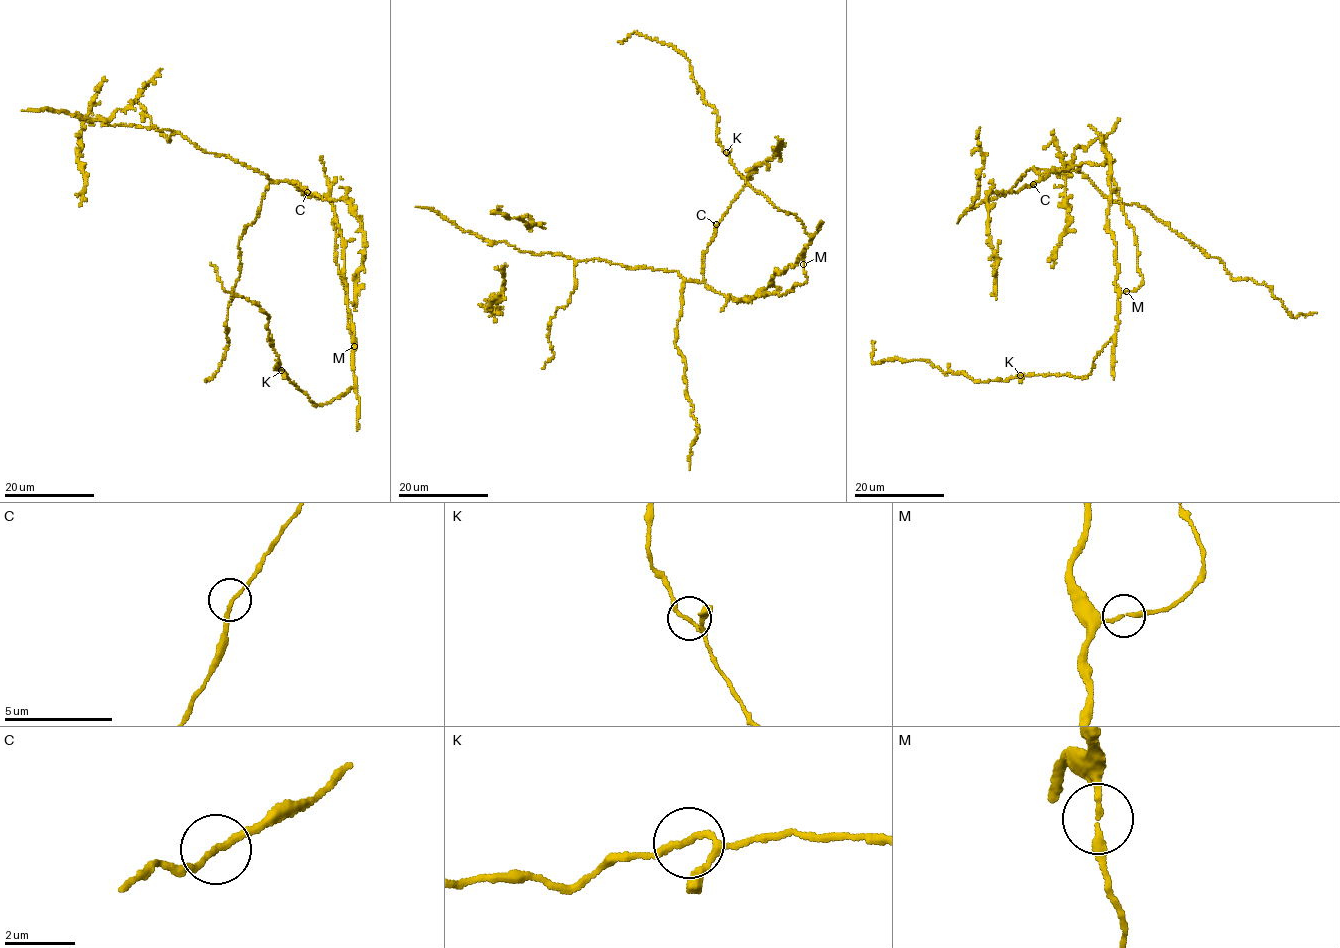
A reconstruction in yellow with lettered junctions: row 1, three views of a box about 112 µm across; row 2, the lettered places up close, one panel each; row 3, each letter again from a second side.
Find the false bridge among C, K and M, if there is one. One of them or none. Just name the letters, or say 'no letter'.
no letter

